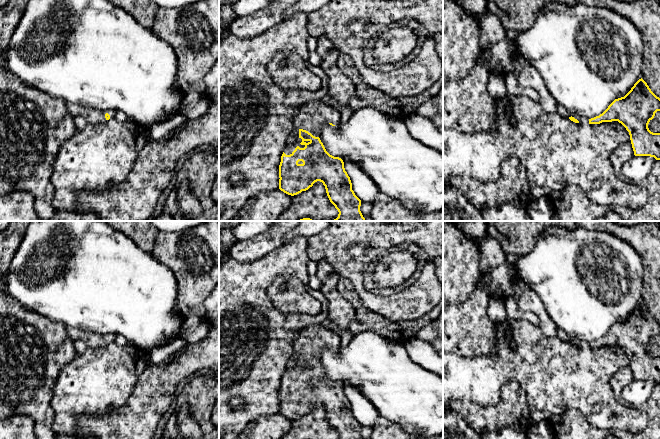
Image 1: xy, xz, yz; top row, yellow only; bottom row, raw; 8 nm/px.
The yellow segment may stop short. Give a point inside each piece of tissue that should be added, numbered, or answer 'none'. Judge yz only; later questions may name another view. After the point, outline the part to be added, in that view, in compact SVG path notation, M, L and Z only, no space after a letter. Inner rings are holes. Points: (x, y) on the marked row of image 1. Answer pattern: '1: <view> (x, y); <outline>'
1: yz (561, 110); M558 105L557 106L557 113L563 117L569 118L569 117L574 117L575 119L577 119L579 121L579 124L582 125L587 125L589 124L589 119L587 118L583 118L581 116L578 116L577 114L573 114L569 111L567 111L563 106Z

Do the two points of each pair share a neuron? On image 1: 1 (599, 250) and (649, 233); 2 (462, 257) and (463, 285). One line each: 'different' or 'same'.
1: different
2: same

